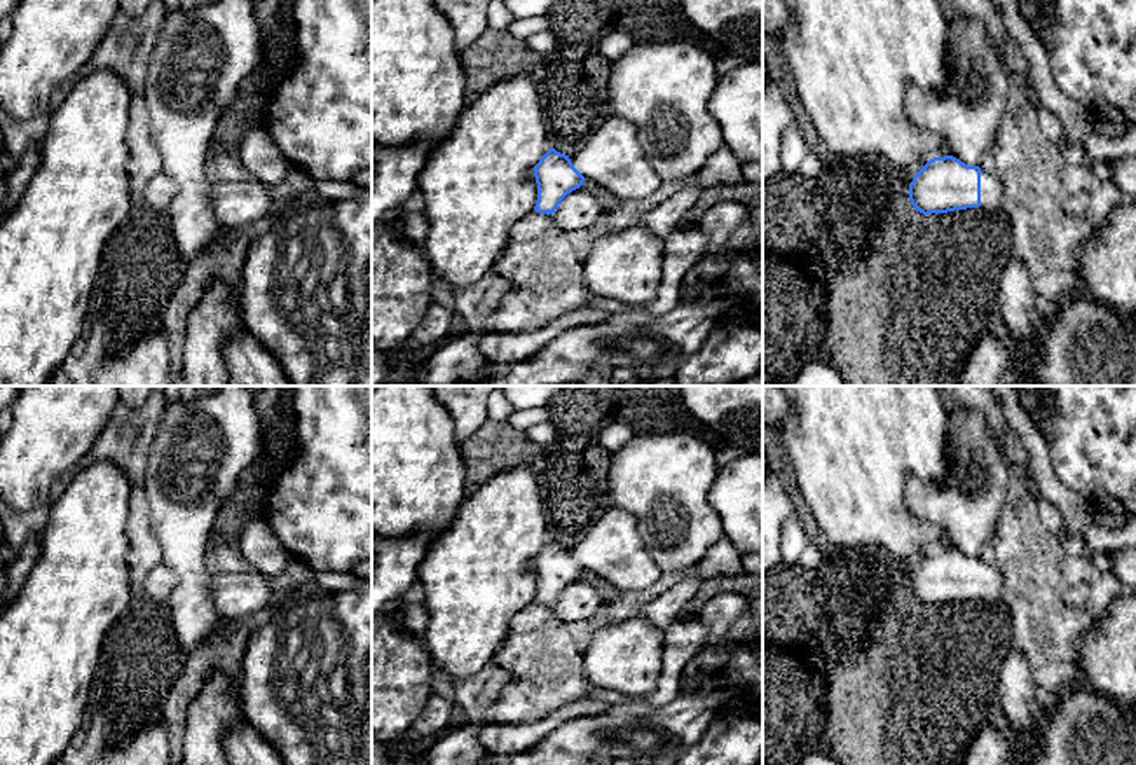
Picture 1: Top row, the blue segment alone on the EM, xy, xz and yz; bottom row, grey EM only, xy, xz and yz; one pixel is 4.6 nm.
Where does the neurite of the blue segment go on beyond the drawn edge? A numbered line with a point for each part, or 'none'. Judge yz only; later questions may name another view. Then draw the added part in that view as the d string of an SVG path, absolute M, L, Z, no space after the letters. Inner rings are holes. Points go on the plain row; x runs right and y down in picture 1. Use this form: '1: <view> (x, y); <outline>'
1: yz (992, 582); M981 564L981 599L991 603L1003 603L1005 583L1003 576L996 568Z

